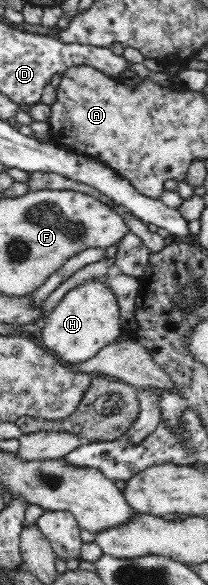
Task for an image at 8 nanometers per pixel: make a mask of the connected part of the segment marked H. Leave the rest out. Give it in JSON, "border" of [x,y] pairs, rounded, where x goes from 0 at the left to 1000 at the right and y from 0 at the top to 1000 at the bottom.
{"border":[[[500,474],[413,479],[337,496],[216,545],[192,569],[207,590],[327,621],[394,621],[452,610],[490,593],[558,583],[591,566],[563,508],[505,485]]]}

